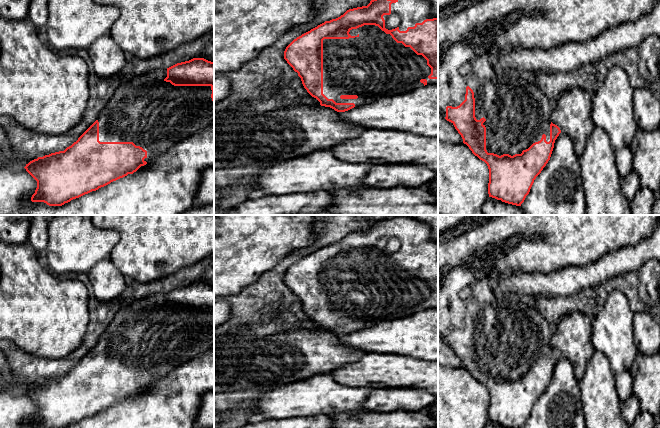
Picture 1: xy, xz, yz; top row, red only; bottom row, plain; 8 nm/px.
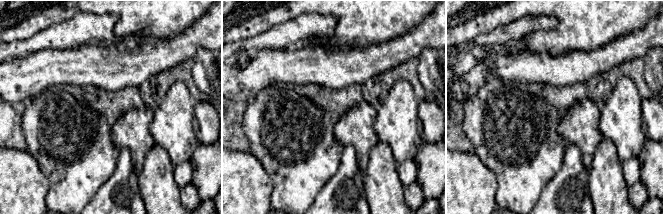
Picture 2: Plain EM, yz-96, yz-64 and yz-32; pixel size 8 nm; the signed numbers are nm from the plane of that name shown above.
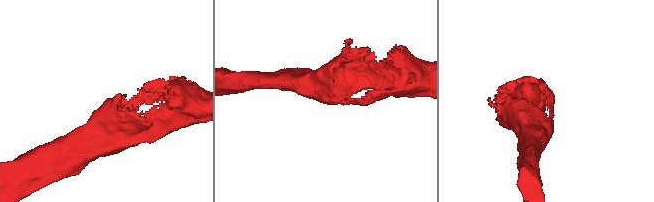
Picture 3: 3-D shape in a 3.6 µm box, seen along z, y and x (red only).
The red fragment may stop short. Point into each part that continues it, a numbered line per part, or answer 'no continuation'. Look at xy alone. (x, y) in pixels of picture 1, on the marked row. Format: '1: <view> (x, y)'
1: xy (154, 114)

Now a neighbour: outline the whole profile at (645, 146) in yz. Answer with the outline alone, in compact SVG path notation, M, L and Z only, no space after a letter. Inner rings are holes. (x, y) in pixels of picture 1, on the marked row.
M638 129L629 146L633 155L633 171L638 175L641 188L658 193L660 188L660 129Z

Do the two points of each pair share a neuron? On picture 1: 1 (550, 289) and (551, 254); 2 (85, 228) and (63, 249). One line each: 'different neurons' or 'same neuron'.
1: different neurons
2: same neuron

